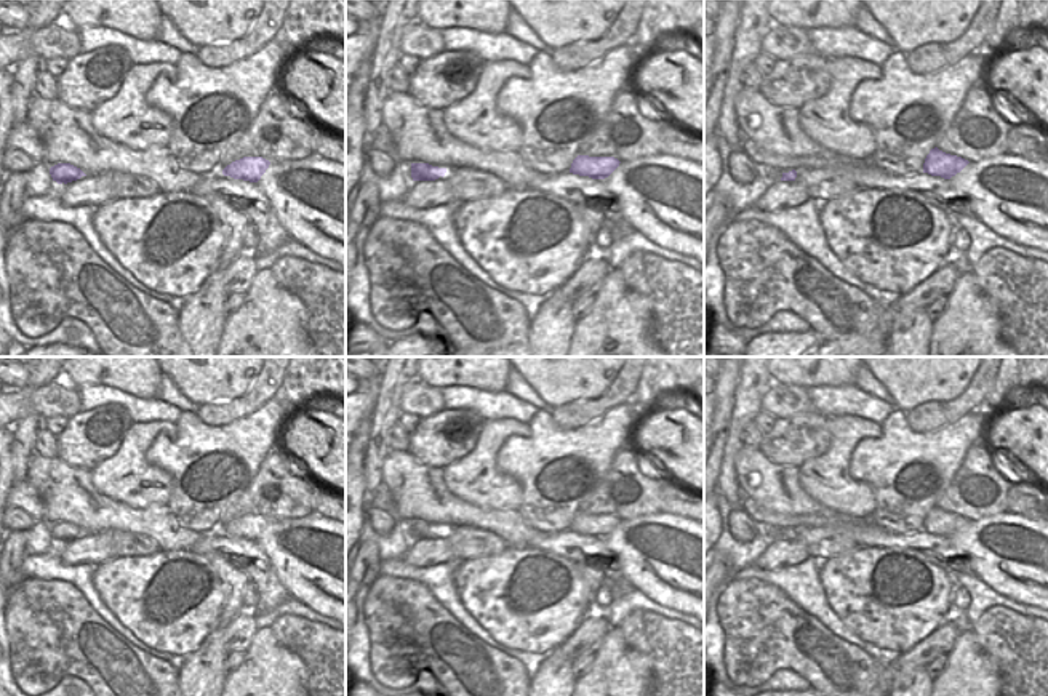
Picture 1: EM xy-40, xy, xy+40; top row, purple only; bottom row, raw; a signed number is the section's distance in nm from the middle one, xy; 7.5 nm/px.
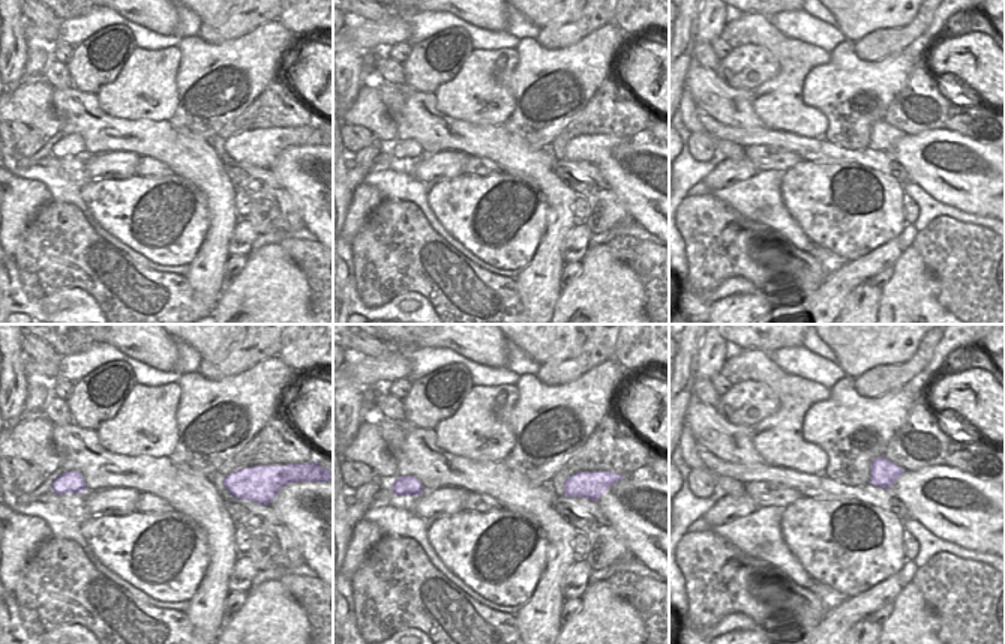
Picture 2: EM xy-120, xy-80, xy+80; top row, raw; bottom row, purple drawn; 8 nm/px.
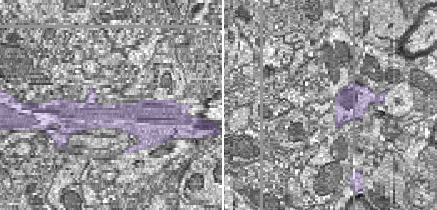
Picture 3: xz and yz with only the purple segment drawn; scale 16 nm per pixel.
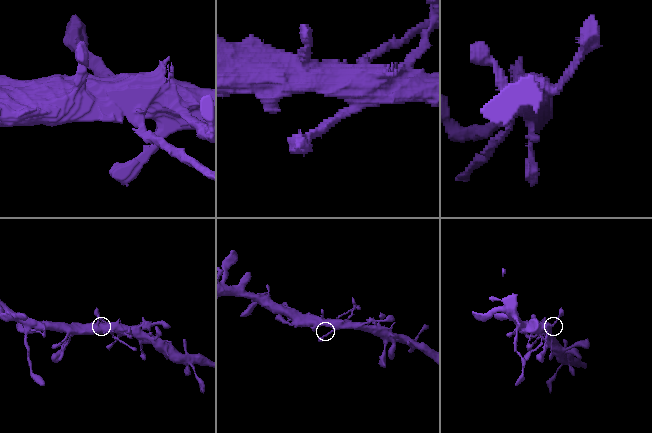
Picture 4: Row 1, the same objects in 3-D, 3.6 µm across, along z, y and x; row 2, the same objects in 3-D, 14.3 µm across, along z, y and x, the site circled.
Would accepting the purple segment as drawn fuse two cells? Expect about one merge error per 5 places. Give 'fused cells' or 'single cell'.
single cell

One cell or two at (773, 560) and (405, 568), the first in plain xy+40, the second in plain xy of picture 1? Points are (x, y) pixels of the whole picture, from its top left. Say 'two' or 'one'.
two

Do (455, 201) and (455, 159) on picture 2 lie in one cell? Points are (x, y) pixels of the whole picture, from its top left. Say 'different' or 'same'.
different

